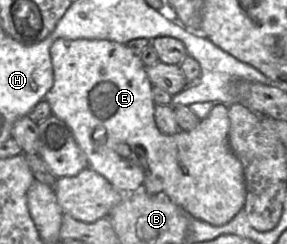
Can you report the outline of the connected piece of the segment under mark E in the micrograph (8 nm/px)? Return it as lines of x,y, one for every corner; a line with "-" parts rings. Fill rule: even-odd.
59,38
50,48
50,56
54,83
45,100
50,105
51,114
70,128
88,161
88,167
106,178
116,190
124,195
143,190
147,176
157,176
163,183
163,196
191,217
213,226
227,224
243,209
246,198
245,175
242,163
229,144
228,105
214,104
208,116
200,120
194,129
166,135
155,124
156,104
146,67
126,44
99,39
-
137,147
142,147
143,156
136,153

